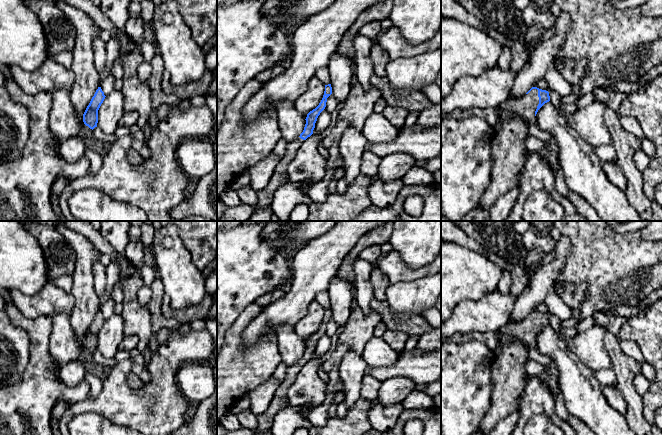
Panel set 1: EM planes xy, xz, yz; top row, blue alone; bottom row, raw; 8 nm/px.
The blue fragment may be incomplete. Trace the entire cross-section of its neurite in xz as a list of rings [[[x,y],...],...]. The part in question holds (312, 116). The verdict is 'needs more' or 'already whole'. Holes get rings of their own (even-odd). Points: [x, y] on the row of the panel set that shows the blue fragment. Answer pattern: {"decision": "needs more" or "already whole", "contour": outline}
{"decision": "needs more", "contour": [[[331,84],[325,85],[325,91],[321,102],[315,109],[307,114],[307,117],[305,119],[306,124],[303,132],[294,141],[287,142],[286,153],[280,159],[278,165],[276,166],[268,185],[264,189],[257,192],[257,203],[254,206],[255,209],[264,209],[266,207],[271,207],[274,193],[278,190],[279,187],[289,181],[287,166],[294,159],[295,154],[297,153],[299,146],[302,144],[302,142],[313,134],[317,118],[320,113],[325,109],[327,98],[331,94]]]}

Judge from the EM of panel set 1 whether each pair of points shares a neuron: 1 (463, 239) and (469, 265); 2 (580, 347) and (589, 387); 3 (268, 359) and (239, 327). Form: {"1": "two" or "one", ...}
{"1": "two", "2": "two", "3": "one"}

